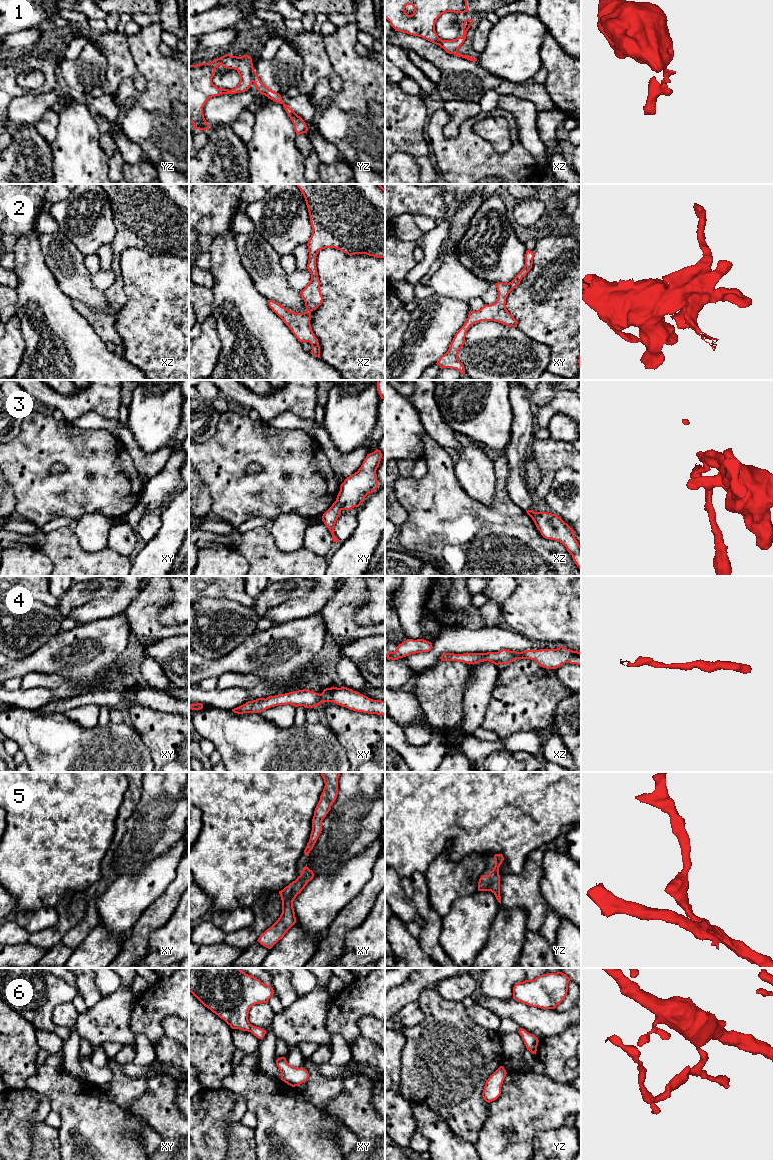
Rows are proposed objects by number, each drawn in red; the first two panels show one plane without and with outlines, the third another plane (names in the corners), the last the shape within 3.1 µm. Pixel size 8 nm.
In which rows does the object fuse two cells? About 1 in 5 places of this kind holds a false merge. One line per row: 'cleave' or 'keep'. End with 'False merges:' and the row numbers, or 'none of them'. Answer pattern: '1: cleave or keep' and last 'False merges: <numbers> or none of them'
1: cleave
2: keep
3: cleave
4: keep
5: keep
6: keep
False merges: 1, 3

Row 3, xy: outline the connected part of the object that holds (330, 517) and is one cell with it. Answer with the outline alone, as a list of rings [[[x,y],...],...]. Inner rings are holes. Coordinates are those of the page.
[[[334,502],[332,506],[322,516],[322,521],[332,534],[333,542],[339,541],[339,539],[334,534],[334,528],[336,521],[341,514],[341,510],[342,509],[340,508],[340,506],[336,502]]]

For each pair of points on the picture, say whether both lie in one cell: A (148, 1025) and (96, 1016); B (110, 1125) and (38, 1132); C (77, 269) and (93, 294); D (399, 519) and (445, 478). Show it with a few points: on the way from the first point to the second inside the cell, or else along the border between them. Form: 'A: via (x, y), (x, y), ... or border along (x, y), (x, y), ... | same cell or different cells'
A: border along (135, 998), (129, 1022), (129, 1029), (134, 1036) | different cells
B: border along (58, 1129), (60, 1149) | different cells
C: via (77, 275), (77, 278), (87, 288) | same cell
D: border along (395, 495), (407, 513), (407, 519), (398, 528) | different cells

